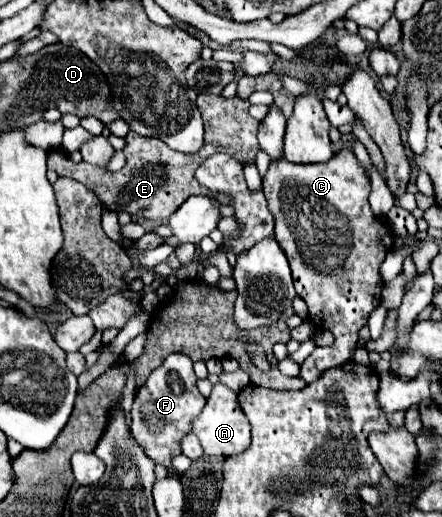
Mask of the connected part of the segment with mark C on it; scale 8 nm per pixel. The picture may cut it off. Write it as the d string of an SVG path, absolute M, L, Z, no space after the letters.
M341 150L325 164L271 162L263 178L263 194L273 212L275 238L287 254L295 290L309 308L309 320L335 336L333 346L315 348L301 364L301 378L311 384L325 370L353 360L357 332L381 304L379 266L393 248L395 234L373 214L367 200L367 172L351 150Z

